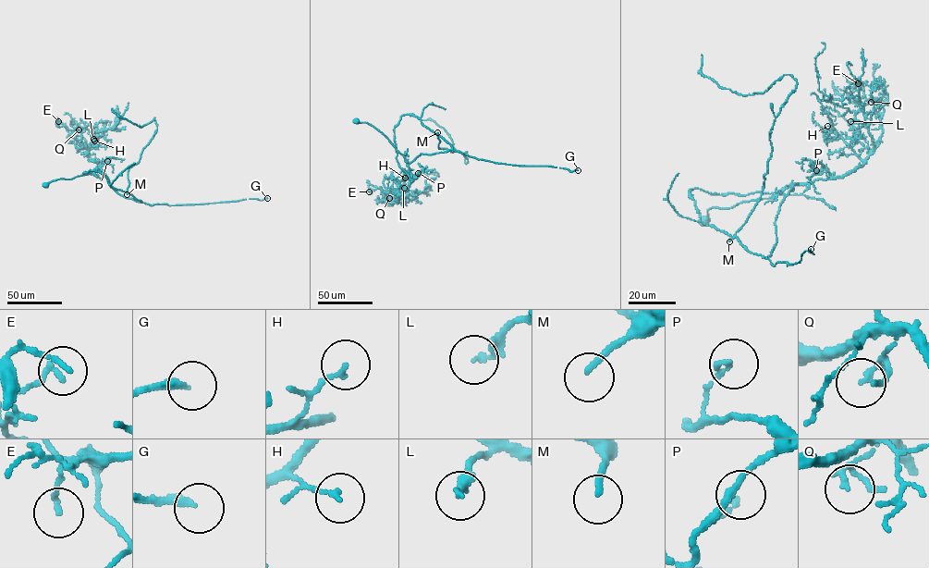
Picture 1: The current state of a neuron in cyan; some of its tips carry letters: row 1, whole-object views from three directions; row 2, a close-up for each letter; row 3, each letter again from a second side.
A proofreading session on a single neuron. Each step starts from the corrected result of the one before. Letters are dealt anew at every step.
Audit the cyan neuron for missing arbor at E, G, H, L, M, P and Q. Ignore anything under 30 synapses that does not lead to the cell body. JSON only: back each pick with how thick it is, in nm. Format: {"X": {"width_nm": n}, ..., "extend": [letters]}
{"G": {"width_nm": 240}, "M": {"width_nm": 180}, "extend": ["G", "M"]}

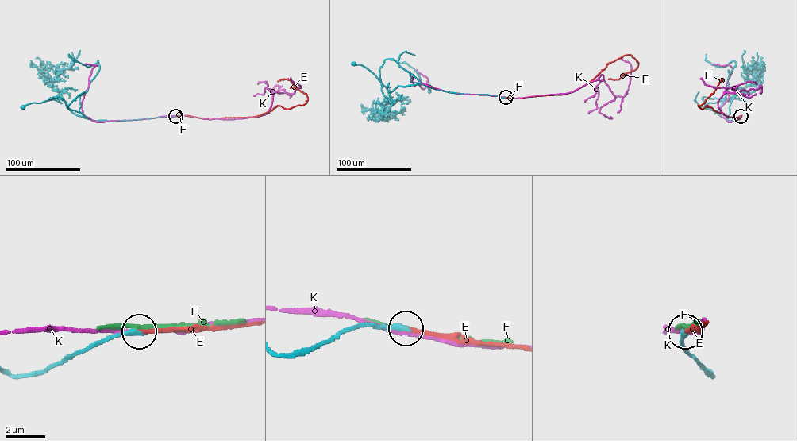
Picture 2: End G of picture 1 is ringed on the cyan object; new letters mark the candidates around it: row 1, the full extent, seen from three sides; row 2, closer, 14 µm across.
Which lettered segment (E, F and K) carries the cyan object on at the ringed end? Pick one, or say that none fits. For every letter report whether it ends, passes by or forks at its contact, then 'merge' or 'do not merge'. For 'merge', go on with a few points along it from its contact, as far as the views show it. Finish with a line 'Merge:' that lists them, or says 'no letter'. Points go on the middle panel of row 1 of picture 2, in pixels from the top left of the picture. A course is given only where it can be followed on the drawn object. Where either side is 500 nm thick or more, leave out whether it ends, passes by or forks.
E: it ends | merge | via (506, 97), (566, 94), (623, 56), (630, 54), (638, 63), (633, 71), (608, 79)
F: it passes by | do not merge
K: it passes by | do not merge
Merge: E

